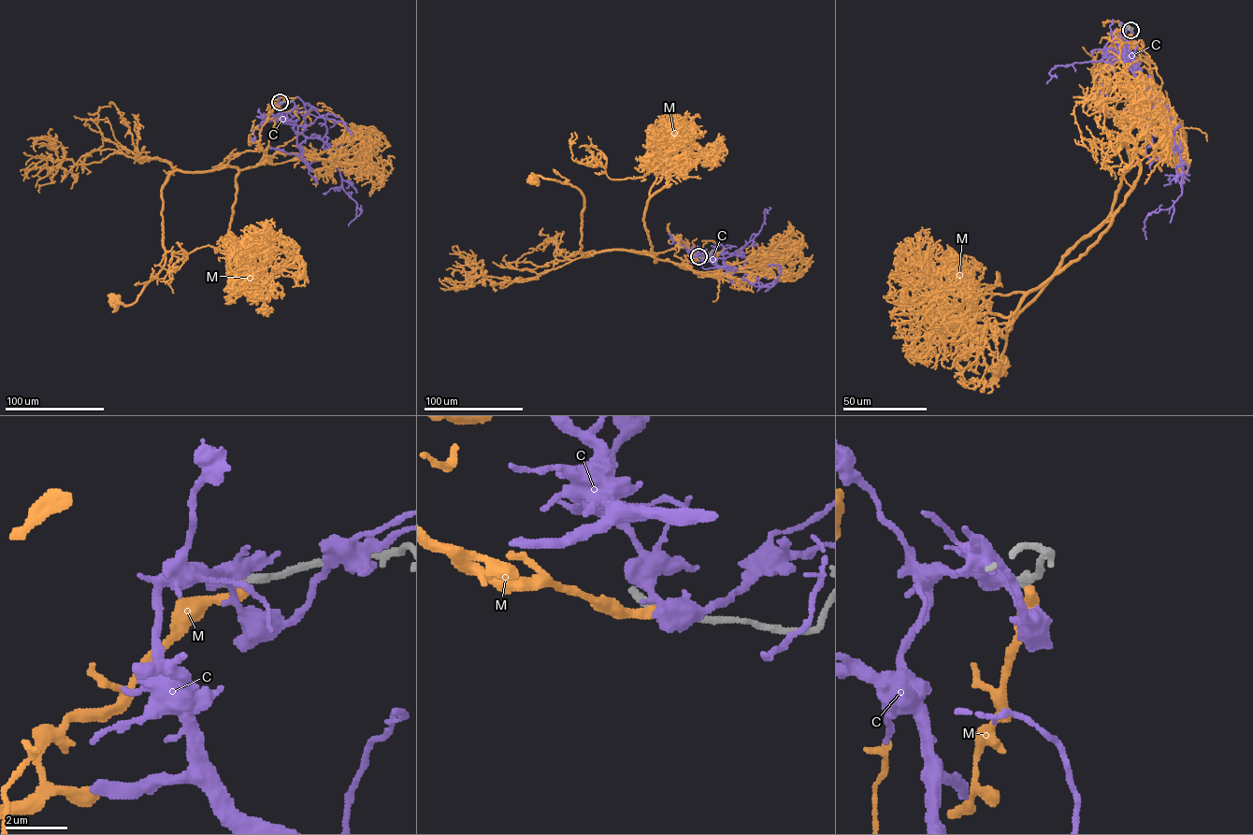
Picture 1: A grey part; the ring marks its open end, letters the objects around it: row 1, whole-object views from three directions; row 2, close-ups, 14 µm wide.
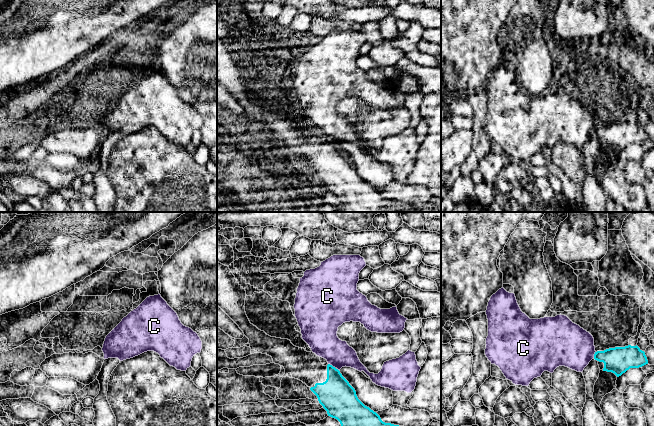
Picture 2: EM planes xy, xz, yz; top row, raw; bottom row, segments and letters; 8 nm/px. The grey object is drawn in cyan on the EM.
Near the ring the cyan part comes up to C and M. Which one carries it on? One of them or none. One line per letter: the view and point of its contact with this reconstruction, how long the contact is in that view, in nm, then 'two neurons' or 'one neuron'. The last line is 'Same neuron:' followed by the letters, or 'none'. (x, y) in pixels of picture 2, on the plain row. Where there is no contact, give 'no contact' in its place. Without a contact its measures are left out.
C: xz (331, 141) | 80 nm | two neurons
M: no contact | two neurons
Same neuron: none

